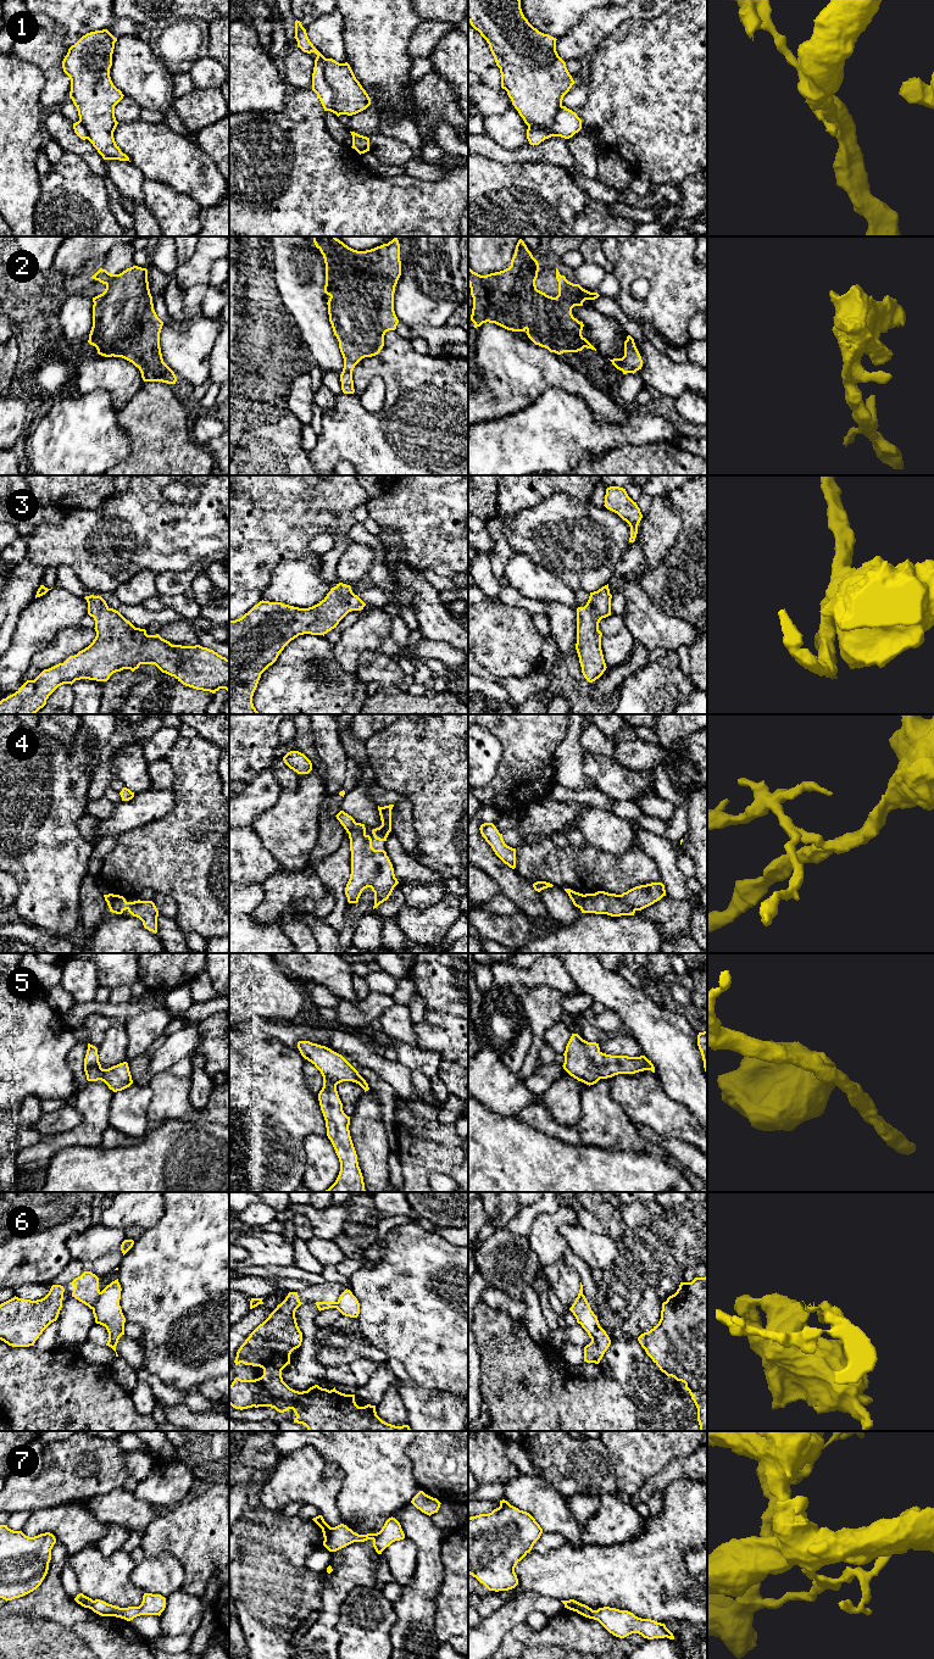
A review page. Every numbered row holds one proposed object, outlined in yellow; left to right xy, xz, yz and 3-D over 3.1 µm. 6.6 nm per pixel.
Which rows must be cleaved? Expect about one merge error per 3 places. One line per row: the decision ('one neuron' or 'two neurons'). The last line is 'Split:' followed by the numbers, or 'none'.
1: two neurons
2: one neuron
3: one neuron
4: two neurons
5: one neuron
6: two neurons
7: two neurons
Split: 1, 4, 6, 7

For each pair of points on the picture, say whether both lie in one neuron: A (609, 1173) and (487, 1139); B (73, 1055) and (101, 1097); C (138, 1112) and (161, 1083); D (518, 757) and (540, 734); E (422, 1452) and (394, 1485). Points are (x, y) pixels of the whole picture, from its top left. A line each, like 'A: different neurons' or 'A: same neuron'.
A: same neuron
B: different neurons
C: different neurons
D: same neuron
E: different neurons

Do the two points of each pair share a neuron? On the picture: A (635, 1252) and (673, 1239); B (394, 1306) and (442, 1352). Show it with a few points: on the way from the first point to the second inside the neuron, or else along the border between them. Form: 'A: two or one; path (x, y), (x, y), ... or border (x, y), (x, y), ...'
A: one; path (645, 1248), (655, 1239), (663, 1239)
B: one; path (406, 1318), (429, 1341)

